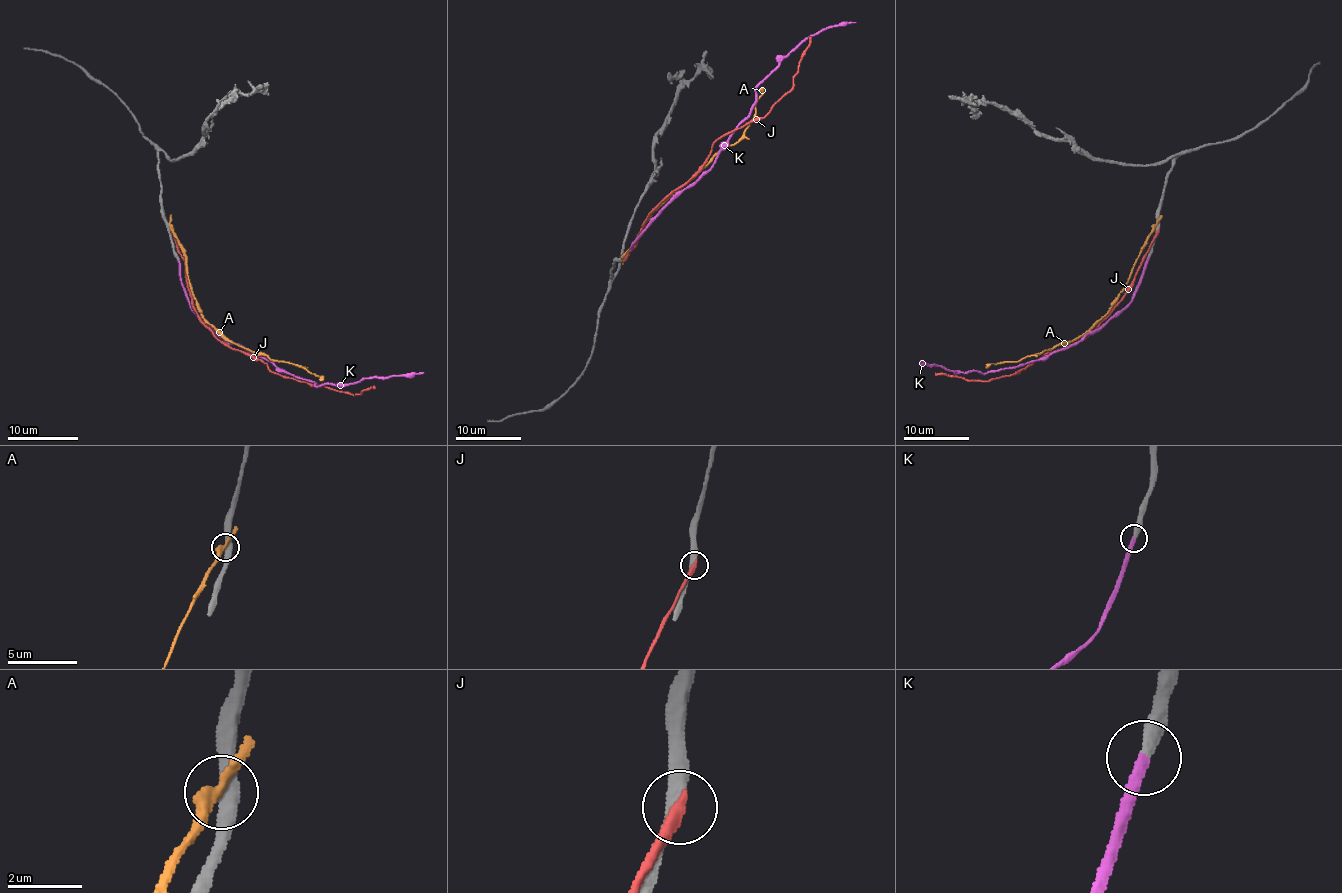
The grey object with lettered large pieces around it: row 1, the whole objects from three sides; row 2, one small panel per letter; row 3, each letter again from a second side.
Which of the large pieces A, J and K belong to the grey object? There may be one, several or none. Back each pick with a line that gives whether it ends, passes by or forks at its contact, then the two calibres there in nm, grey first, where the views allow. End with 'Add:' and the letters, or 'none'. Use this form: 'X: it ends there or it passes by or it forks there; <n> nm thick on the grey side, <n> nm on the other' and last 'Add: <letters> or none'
K: it ends there; 320 nm thick on the grey side, 260 nm on the other
Add: K

